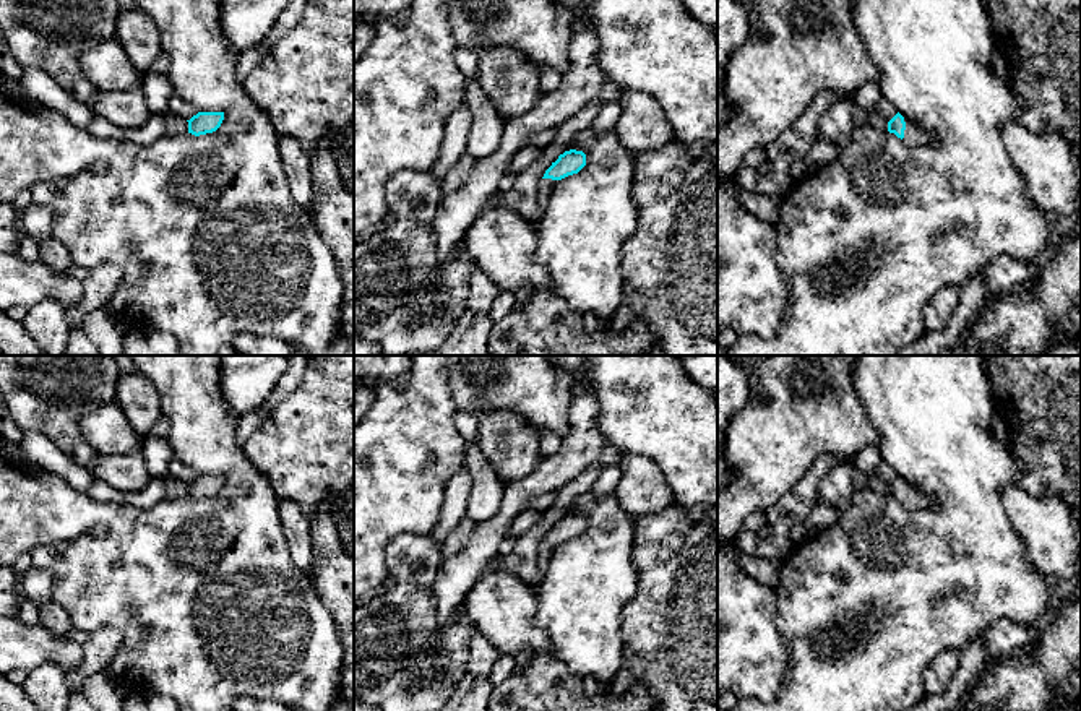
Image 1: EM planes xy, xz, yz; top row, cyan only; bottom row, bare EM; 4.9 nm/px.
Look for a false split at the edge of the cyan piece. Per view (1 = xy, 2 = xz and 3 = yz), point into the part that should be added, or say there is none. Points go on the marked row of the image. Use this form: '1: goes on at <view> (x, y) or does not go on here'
1: does not go on here
2: goes on at xz (546, 185)
3: goes on at yz (914, 135)

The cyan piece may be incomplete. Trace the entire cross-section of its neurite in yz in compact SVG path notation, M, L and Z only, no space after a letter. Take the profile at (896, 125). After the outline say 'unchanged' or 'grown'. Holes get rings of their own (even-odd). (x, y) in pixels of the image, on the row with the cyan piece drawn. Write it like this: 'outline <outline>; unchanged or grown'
outline M899 112L888 122L888 131L894 133L909 146L925 144L933 140L933 135L909 118L904 118Z; grown

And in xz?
outline M570 149L560 154L558 159L552 162L552 166L545 170L537 187L539 216L536 219L528 219L534 229L544 209L547 208L550 192L555 182L568 175L578 174L584 166L586 166L586 154L583 151Z; grown

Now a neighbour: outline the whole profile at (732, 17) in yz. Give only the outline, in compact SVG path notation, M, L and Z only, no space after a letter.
M717 0L717 127L735 114L726 99L724 78L730 54L747 41L748 34L748 6L739 0Z

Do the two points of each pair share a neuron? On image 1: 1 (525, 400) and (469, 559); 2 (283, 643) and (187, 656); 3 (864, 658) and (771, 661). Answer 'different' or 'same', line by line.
1: different
2: same
3: different

